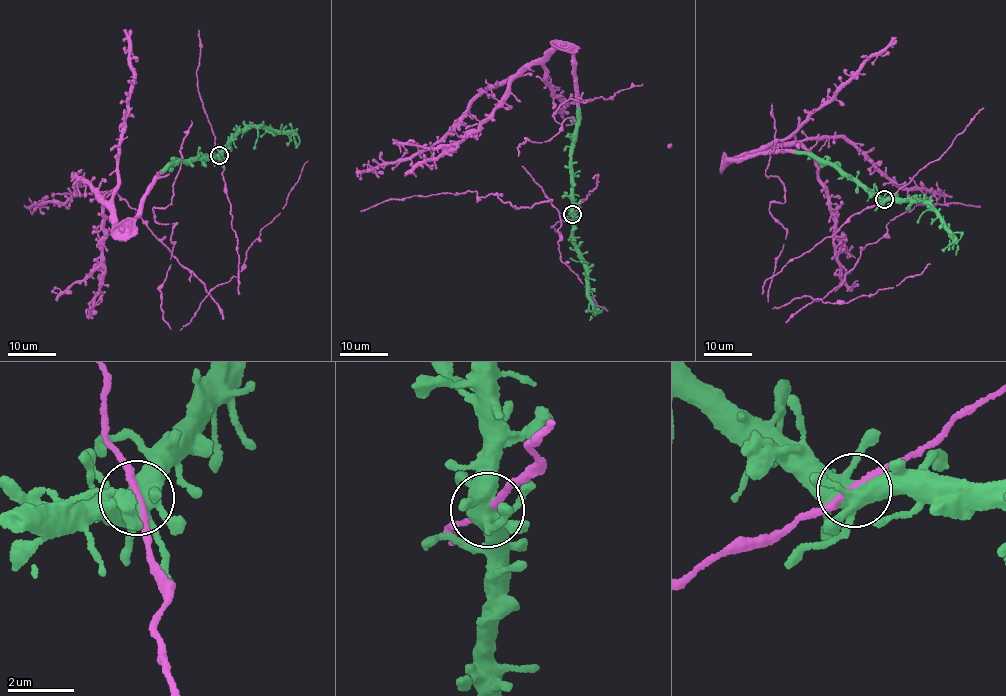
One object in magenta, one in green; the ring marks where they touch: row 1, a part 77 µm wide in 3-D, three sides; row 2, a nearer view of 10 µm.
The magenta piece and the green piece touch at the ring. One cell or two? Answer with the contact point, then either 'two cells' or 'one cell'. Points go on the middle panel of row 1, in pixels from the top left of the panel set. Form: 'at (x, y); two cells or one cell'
at (572, 214); one cell

